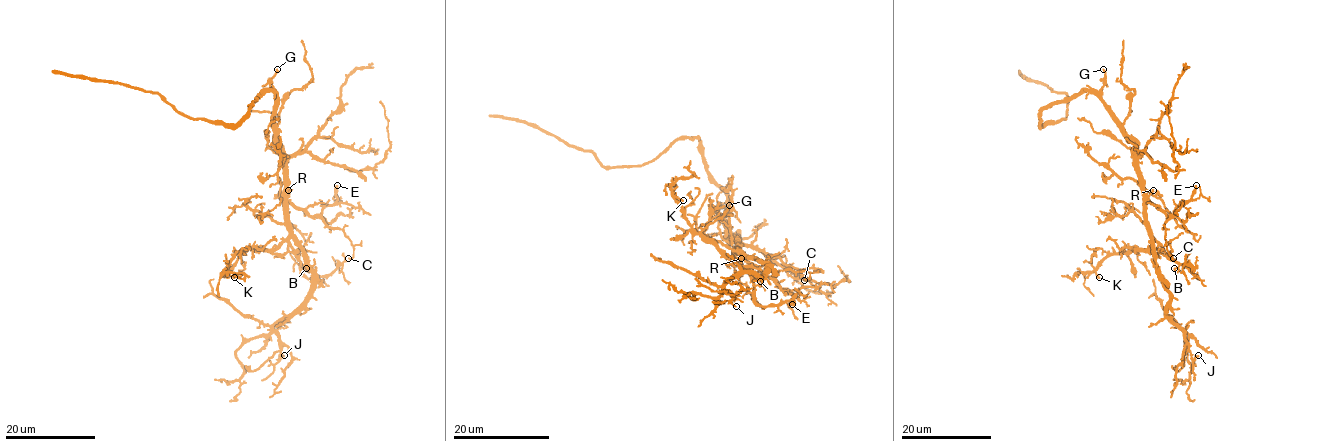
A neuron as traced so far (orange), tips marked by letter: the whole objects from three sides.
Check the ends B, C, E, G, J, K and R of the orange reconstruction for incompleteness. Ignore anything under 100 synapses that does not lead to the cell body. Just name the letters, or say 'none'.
none

